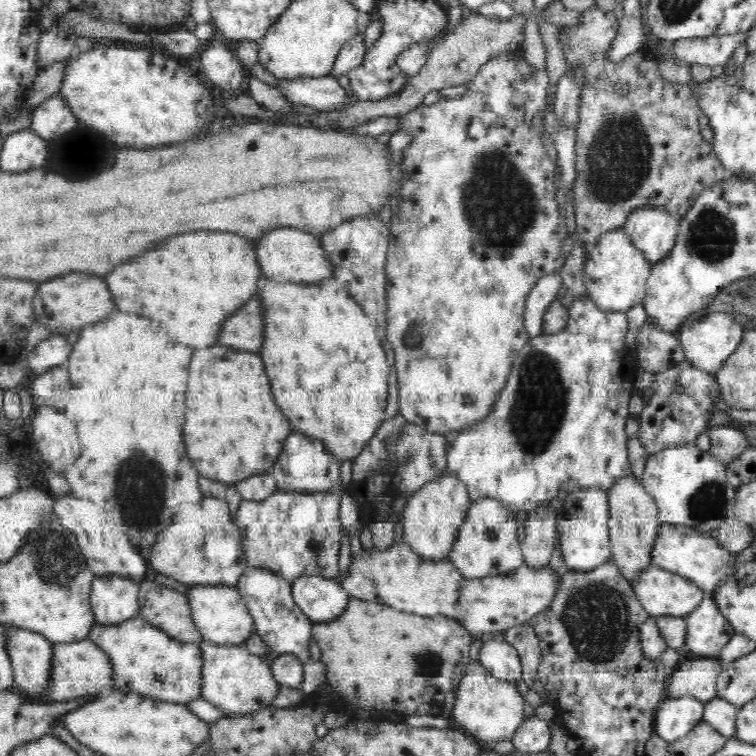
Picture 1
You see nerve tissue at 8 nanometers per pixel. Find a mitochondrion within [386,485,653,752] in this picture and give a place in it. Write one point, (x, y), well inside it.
(595, 618)

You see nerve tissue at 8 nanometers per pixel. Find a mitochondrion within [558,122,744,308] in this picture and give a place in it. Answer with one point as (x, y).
(711, 237)

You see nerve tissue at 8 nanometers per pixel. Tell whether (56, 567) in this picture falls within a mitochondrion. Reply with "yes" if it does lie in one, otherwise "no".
yes

